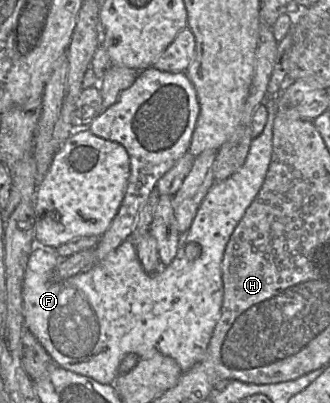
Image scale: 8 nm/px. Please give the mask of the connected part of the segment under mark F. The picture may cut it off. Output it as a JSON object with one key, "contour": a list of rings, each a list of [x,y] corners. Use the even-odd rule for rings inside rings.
{"contour":[[[278,96],[266,98],[268,119],[263,132],[252,139],[243,166],[227,179],[216,182],[209,190],[198,208],[192,225],[181,235],[177,255],[170,265],[161,266],[161,269],[154,274],[146,273],[138,259],[136,244],[126,240],[88,270],[63,281],[54,281],[56,269],[65,258],[39,247],[33,249],[24,279],[25,326],[45,348],[56,365],[90,377],[100,384],[114,385],[119,376],[119,365],[130,353],[138,355],[140,360],[150,359],[157,354],[171,357],[178,363],[182,372],[188,371],[205,357],[221,316],[224,297],[222,260],[226,246],[236,226],[259,193],[270,166],[277,99]],[[190,243],[196,243],[201,248],[201,255],[195,260],[189,260],[186,255],[186,247]]]}

